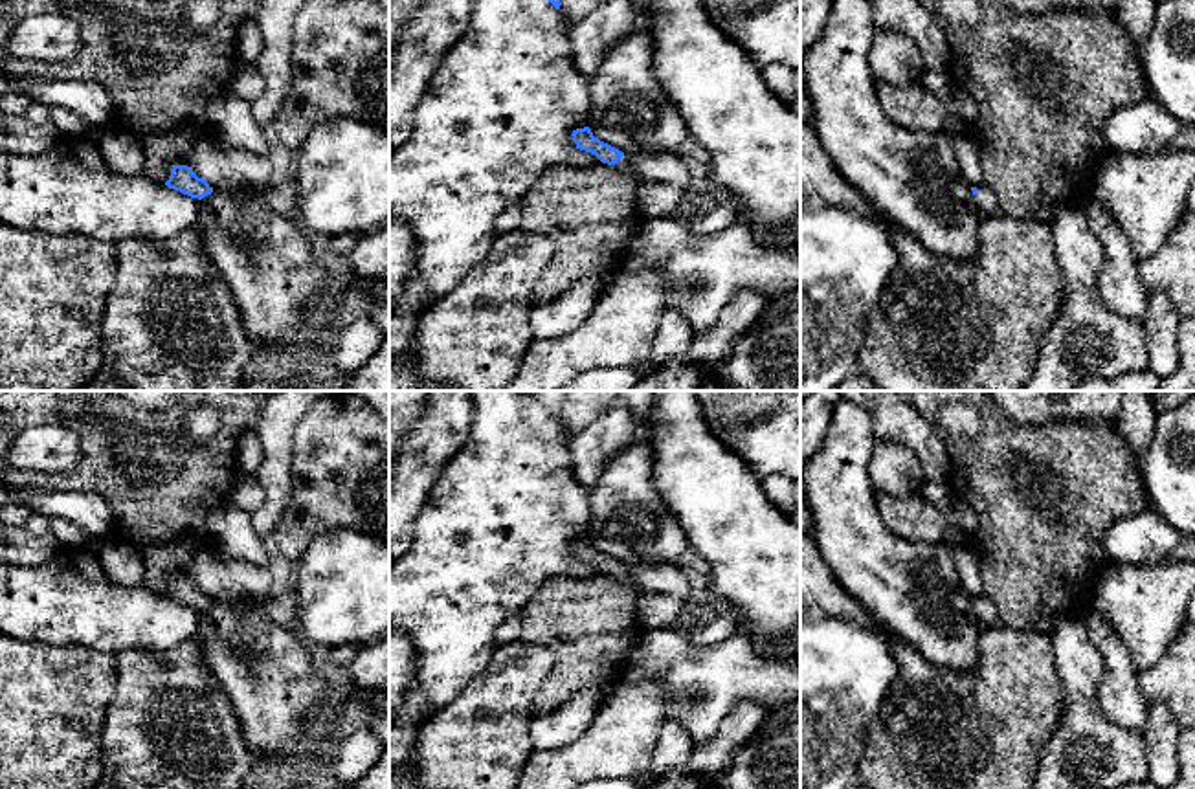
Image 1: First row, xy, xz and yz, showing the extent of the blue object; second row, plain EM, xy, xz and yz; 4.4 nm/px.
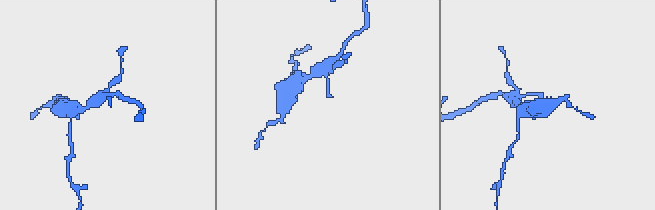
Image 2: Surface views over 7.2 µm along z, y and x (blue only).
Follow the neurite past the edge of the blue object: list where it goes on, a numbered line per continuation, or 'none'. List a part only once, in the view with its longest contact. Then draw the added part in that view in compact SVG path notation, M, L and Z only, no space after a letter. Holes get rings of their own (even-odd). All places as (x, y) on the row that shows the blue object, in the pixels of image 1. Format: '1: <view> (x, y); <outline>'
1: xz (656, 200); M630 156L619 158L617 171L637 180L637 207L642 220L681 217L690 202L688 194L674 185L650 183L637 174L637 161Z

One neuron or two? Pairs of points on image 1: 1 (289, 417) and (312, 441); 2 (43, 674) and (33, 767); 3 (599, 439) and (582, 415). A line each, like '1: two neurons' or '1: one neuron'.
1: two neurons
2: one neuron
3: two neurons

